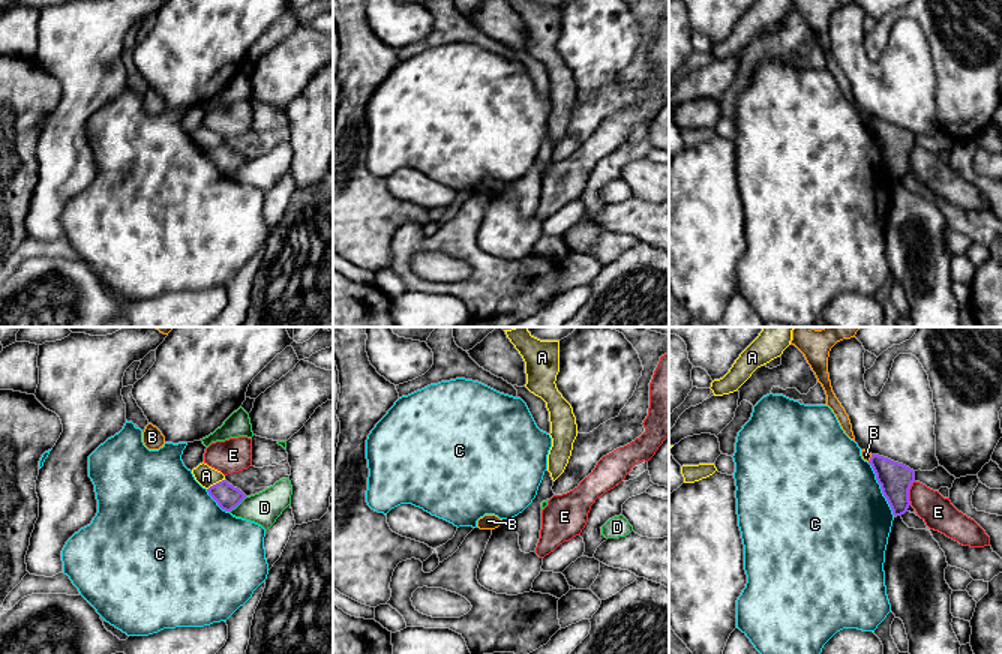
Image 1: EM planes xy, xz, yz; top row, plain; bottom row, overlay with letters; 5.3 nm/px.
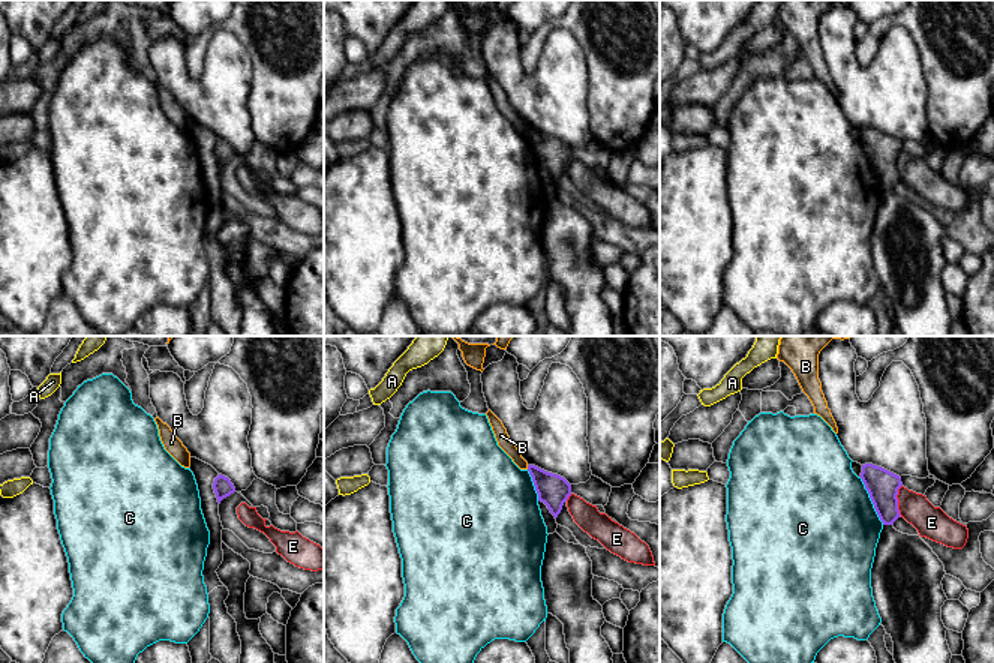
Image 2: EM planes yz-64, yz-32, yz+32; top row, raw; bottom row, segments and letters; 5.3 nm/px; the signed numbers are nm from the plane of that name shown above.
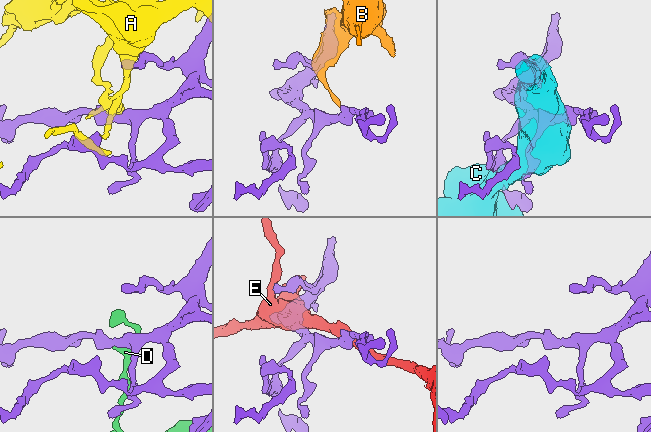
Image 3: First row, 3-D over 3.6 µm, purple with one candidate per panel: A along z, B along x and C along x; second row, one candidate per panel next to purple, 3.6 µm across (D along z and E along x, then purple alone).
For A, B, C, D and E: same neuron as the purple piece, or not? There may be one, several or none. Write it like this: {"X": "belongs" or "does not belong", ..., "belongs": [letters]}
{"A": "does not belong", "B": "does not belong", "C": "does not belong", "D": "does not belong", "E": "does not belong", "belongs": []}

